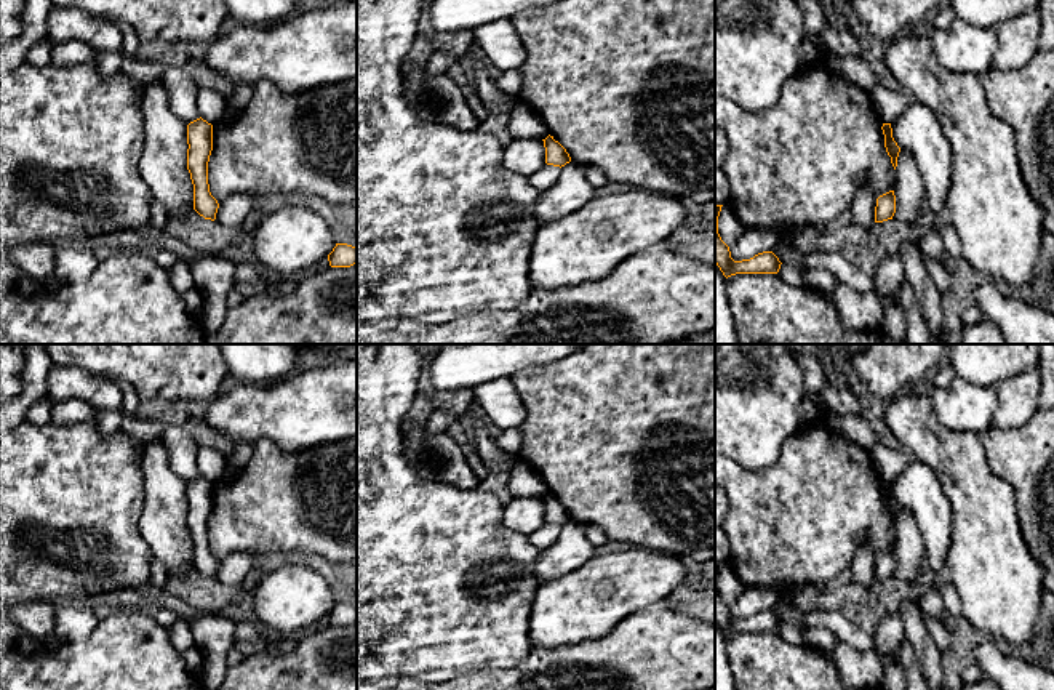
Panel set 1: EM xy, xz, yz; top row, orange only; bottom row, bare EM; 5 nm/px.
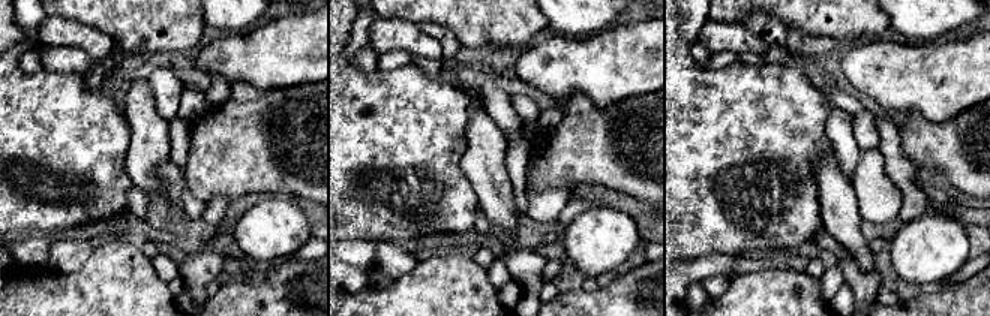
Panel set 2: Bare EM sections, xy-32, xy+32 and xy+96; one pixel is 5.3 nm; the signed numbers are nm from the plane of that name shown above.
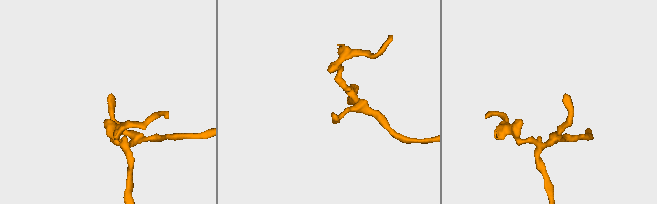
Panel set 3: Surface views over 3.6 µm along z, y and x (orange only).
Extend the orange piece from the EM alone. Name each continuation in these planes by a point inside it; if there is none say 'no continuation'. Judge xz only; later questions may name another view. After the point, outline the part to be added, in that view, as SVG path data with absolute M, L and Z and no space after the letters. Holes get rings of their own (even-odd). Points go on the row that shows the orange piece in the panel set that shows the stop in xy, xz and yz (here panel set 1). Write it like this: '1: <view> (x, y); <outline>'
no continuation

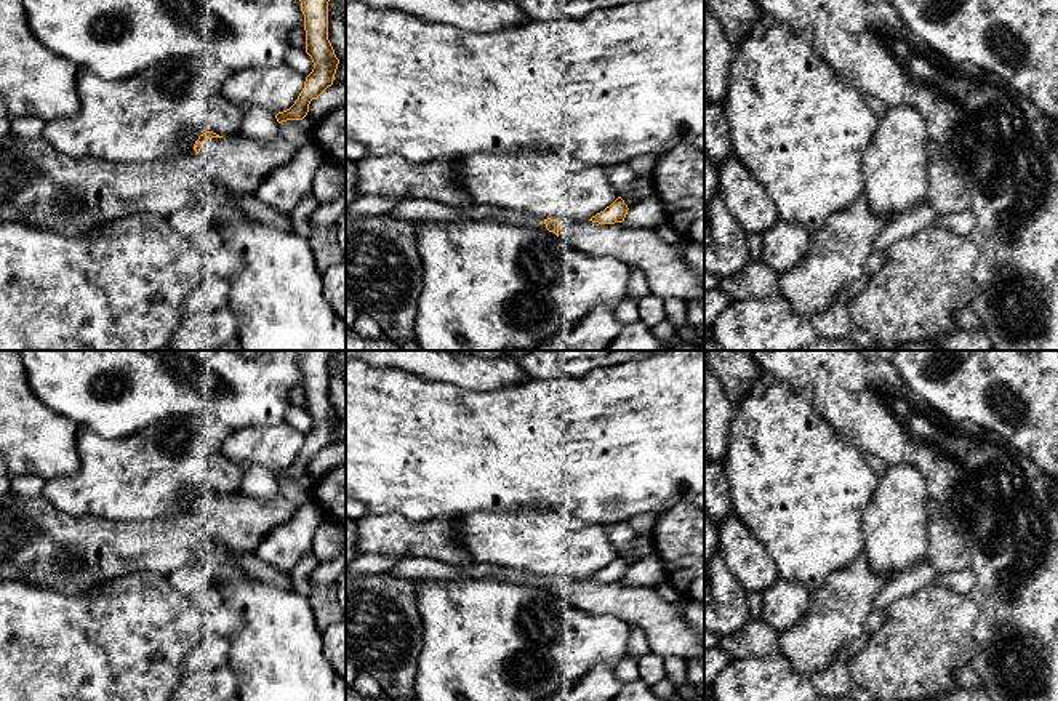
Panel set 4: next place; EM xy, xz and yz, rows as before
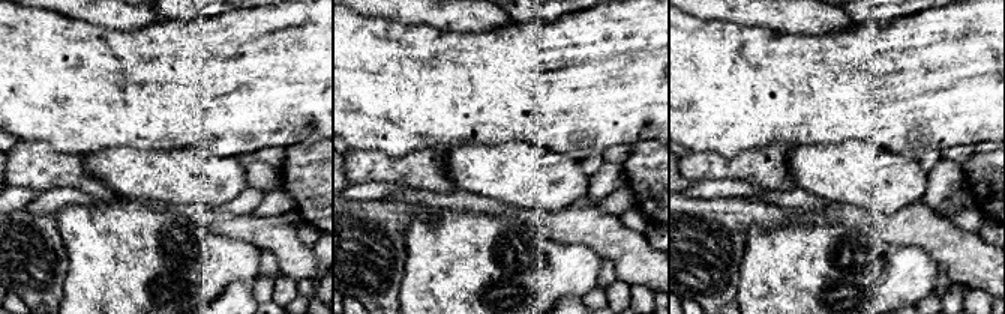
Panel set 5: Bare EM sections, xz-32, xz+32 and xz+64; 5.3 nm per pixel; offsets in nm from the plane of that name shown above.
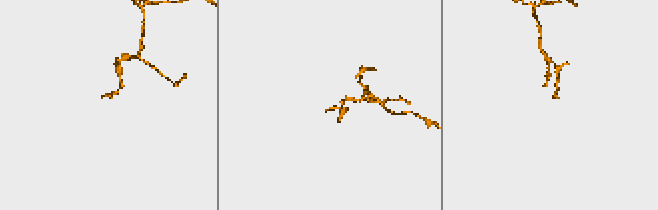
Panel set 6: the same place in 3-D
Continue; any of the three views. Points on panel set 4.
1: xz (408, 208); M403 198L389 213L395 219L459 221L459 219L498 219L499 222L546 229L544 218L522 211L496 208L490 205L451 206L429 198Z

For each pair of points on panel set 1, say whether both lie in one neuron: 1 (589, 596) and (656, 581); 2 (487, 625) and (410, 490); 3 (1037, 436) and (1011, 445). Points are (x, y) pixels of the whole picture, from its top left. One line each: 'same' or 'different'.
1: same
2: same
3: same

